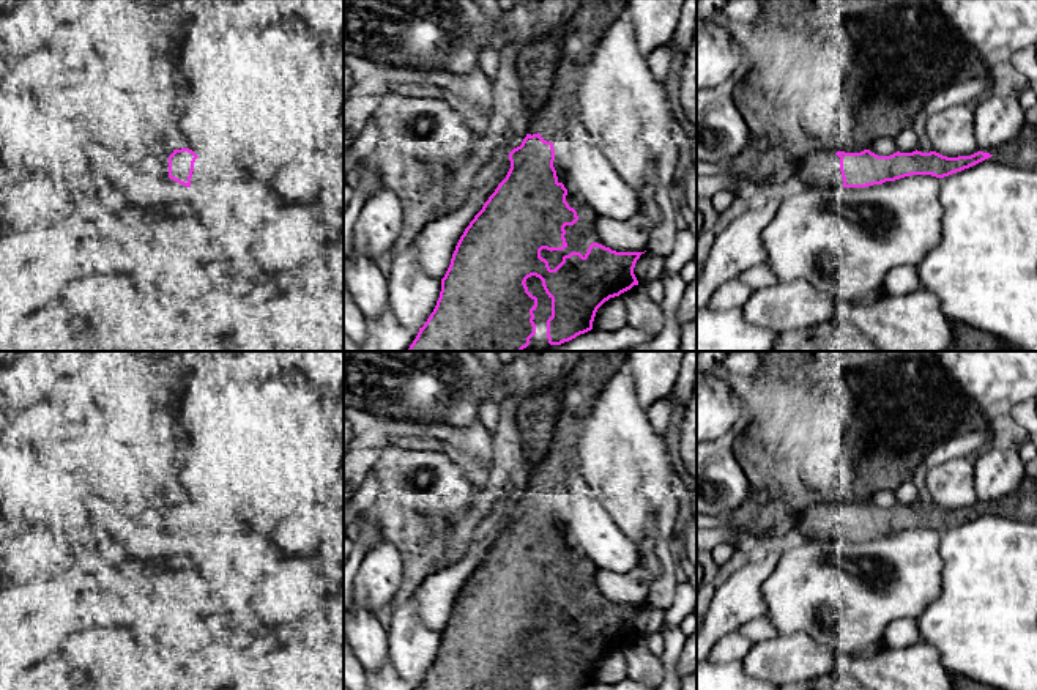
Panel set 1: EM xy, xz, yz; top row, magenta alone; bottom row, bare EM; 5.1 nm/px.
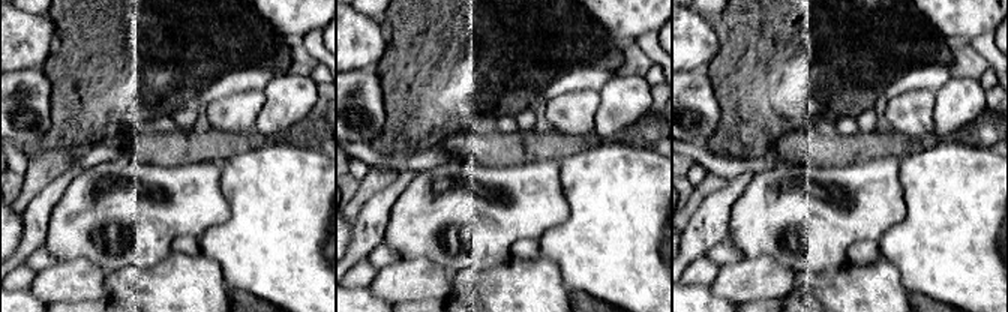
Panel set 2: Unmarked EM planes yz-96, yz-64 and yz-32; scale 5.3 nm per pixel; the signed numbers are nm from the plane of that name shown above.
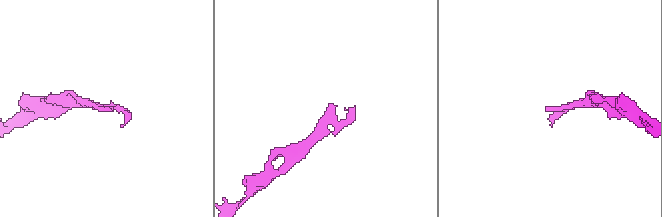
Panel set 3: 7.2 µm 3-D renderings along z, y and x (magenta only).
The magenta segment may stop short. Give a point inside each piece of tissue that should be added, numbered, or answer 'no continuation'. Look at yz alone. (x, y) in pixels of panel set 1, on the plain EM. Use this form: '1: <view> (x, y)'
1: yz (813, 522)

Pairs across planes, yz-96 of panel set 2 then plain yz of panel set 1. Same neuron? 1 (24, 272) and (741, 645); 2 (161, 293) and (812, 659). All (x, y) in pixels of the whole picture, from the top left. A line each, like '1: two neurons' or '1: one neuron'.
1: one neuron
2: two neurons

